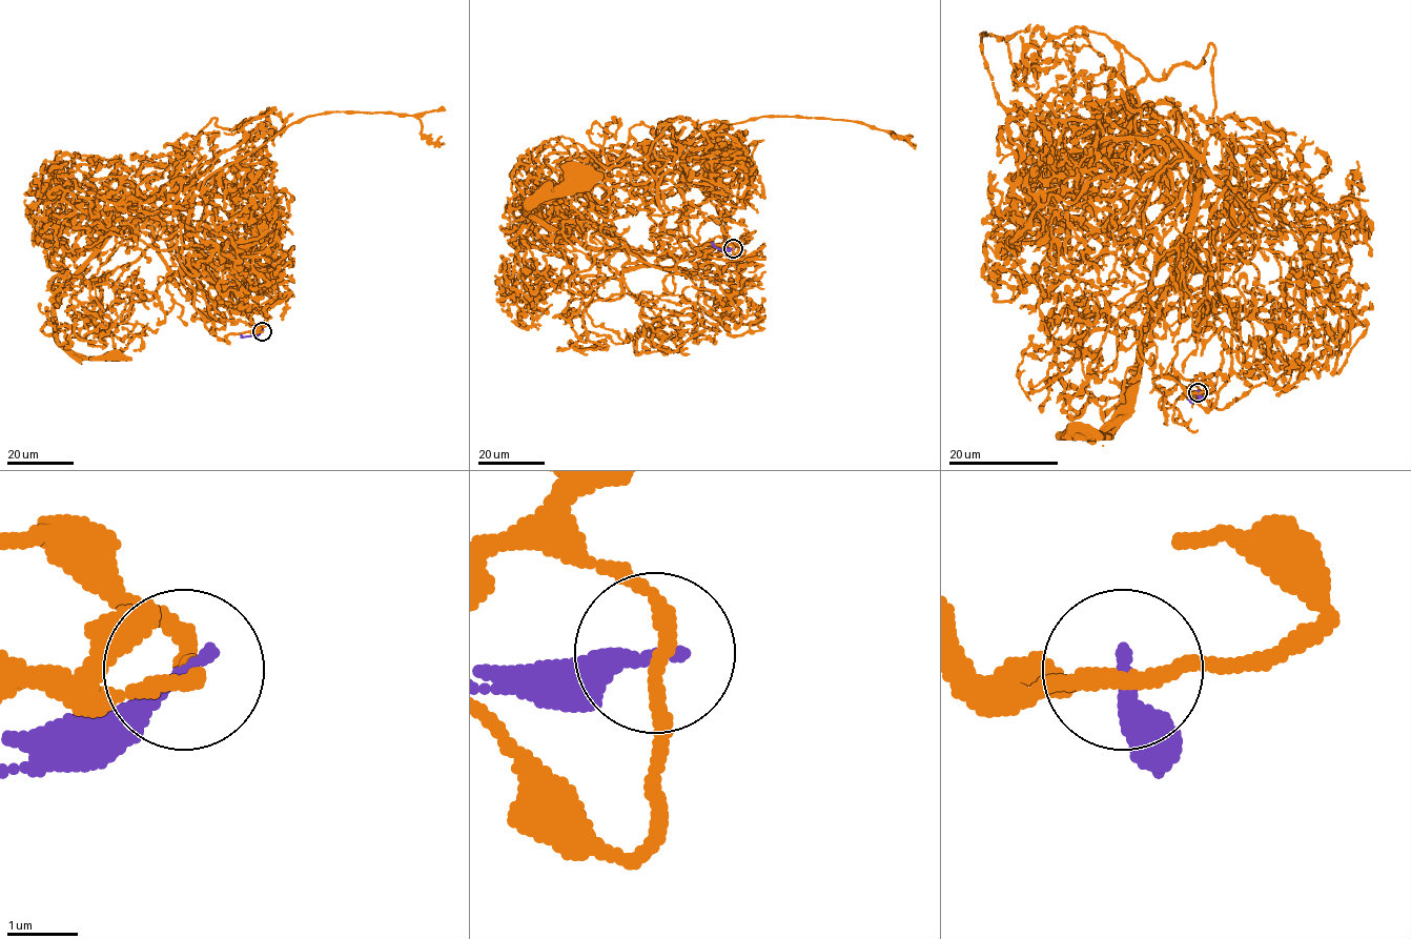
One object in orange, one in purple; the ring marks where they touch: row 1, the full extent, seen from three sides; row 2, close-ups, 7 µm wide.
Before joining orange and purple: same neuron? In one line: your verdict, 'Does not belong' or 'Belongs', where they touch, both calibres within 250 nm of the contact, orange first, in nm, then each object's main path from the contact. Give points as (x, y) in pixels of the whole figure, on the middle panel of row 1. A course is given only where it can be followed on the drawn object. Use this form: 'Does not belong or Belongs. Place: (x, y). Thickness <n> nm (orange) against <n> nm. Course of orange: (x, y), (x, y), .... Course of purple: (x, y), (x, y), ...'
Does not belong. Place: (733, 248). Thickness 200 nm (orange) against 280 nm. Course of orange: (732, 248), (577, 276), (566, 237), (526, 215), (583, 178). Course of purple: (732, 248), (718, 249), (711, 242)

